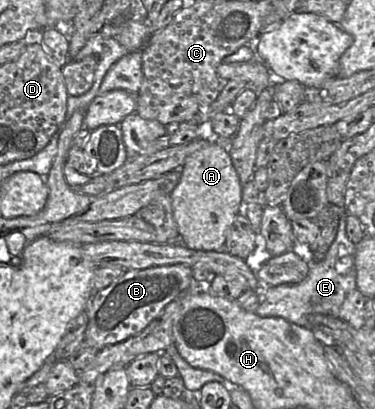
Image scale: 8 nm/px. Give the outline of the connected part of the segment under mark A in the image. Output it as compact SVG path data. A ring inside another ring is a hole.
M210 144L188 156L180 172L180 180L171 193L180 241L193 250L222 251L227 232L244 206L242 185L229 153L221 145Z

